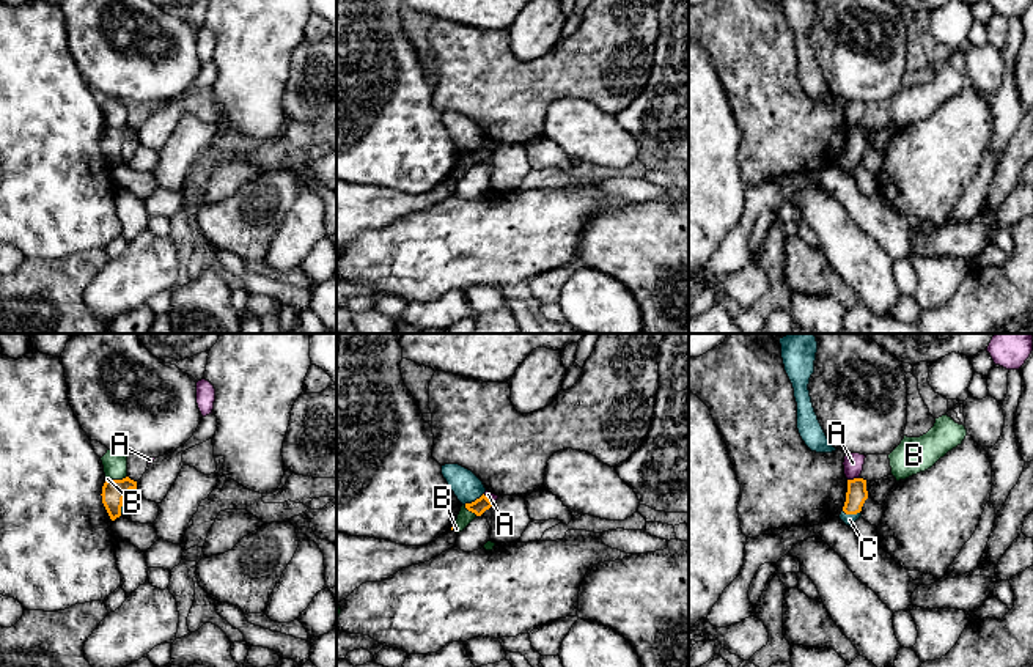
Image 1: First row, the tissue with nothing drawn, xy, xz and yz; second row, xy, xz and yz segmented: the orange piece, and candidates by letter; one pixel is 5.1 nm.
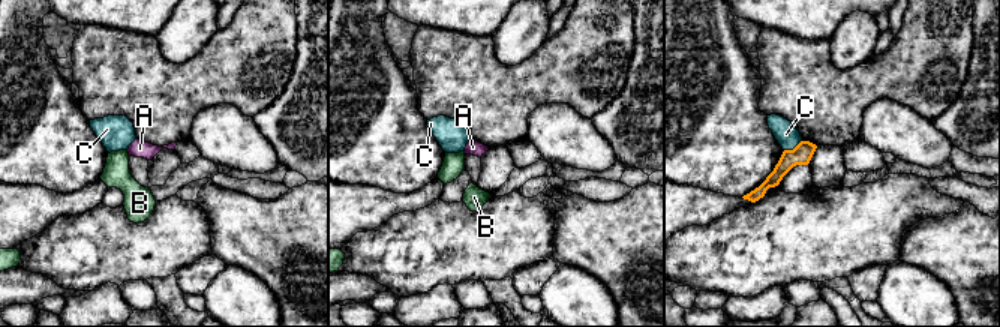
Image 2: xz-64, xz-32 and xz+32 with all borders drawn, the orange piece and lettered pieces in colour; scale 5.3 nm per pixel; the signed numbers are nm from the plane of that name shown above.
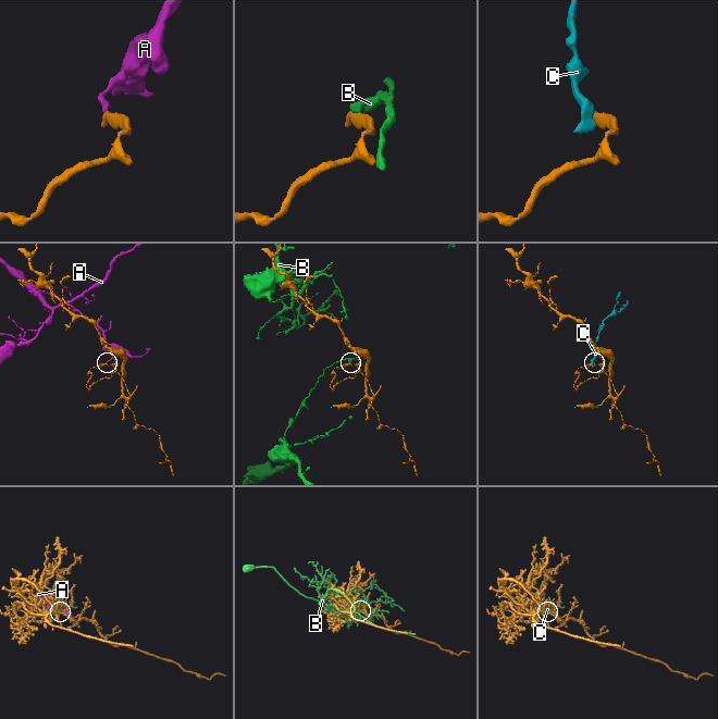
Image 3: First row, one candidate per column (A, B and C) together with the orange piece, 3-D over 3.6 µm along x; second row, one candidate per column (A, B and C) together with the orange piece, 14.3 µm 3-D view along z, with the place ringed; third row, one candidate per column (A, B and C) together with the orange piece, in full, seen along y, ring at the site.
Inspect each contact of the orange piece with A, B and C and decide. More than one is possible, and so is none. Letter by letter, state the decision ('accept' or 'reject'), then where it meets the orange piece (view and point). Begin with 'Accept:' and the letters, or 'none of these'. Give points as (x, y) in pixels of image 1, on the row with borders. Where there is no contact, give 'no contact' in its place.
Accept: none of these
A: reject | yz (854, 479)
B: reject | xy (117, 480)
C: reject | xz (475, 501)

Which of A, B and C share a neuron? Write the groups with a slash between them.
A / B / C

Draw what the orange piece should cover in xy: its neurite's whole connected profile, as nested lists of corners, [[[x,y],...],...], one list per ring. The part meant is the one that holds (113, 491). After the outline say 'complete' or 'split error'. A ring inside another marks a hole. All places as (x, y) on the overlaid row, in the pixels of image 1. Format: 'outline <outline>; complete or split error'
outline [[[129,477],[123,480],[105,480],[101,496],[112,521],[121,516],[123,499],[131,489],[137,491],[137,481]]]; complete

